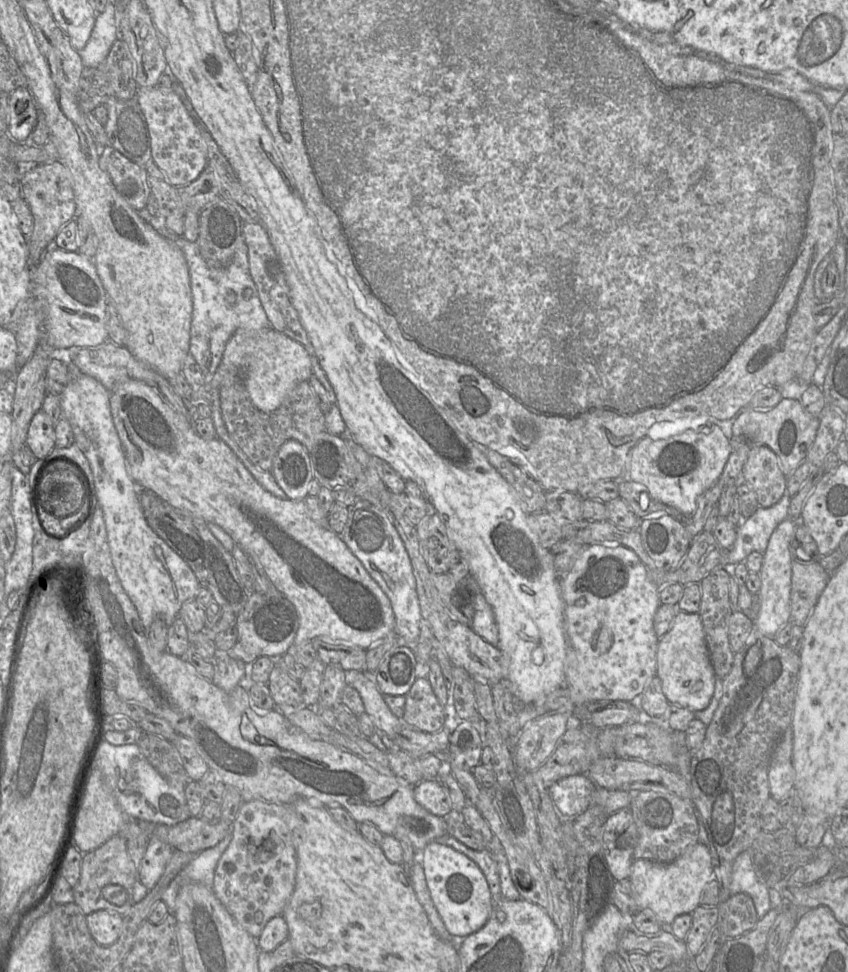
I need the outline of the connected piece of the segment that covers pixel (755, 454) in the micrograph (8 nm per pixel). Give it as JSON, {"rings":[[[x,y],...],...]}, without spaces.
{"rings":[[[764,445],[751,446],[741,480],[752,486],[763,508],[775,505],[787,493],[787,477],[780,469],[778,457]]]}

